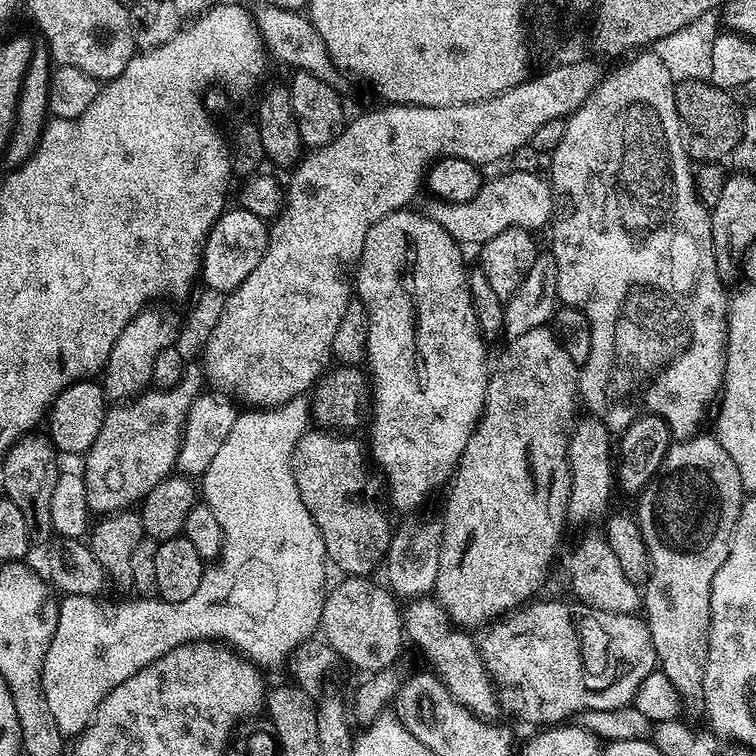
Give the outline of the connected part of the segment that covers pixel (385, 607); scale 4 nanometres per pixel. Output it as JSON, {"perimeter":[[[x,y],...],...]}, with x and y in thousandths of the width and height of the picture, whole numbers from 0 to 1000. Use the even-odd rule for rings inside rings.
{"perimeter":[[[456,761],[452,767],[440,778],[438,774],[429,790],[422,829],[426,841],[429,836],[427,845],[454,874],[478,884],[481,892],[520,882],[537,853],[532,804],[525,790],[507,771],[496,772],[492,765]]]}

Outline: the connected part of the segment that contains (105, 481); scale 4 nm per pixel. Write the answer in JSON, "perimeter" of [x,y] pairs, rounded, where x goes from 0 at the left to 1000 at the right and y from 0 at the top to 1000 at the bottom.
{"perimeter":[[[239,505],[231,513],[221,516],[197,516],[163,537],[148,537],[138,546],[135,569],[130,569],[130,579],[124,579],[124,590],[119,590],[110,604],[108,628],[114,643],[114,664],[118,679],[152,680],[184,668],[209,638],[229,628],[233,606],[238,599],[238,583],[243,566],[243,550],[259,530],[262,515],[250,505]]]}

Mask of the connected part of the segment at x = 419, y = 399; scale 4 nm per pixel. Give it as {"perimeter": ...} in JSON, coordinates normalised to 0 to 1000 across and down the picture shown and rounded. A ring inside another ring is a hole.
{"perimeter":[[[530,278],[519,280],[511,288],[505,288],[484,310],[484,320],[479,325],[476,347],[468,366],[470,390],[481,402],[481,409],[487,417],[487,470],[484,472],[484,492],[489,499],[489,550],[492,545],[492,562],[487,566],[485,591],[492,591],[489,603],[497,607],[500,618],[508,623],[508,630],[513,634],[513,656],[519,660],[519,667],[534,680],[545,680],[549,672],[556,672],[561,667],[561,660],[570,653],[575,646],[586,647],[598,634],[598,627],[603,622],[603,614],[608,608],[611,595],[616,595],[616,585],[622,574],[630,567],[630,560],[635,557],[635,550],[640,546],[640,533],[643,532],[643,516],[646,515],[646,500],[648,496],[648,471],[646,466],[640,440],[632,431],[632,421],[627,415],[627,399],[622,389],[619,368],[622,354],[614,351],[614,339],[610,324],[601,313],[586,303],[579,294],[574,294],[562,283],[545,280],[546,278]]]}

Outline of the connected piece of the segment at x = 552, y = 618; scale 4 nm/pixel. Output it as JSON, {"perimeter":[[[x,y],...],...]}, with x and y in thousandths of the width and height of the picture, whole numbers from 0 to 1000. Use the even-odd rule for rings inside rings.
{"perimeter":[[[714,794],[700,796],[687,807],[668,813],[660,823],[652,824],[649,829],[639,837],[640,848],[634,848],[632,856],[640,870],[640,885],[646,888],[652,906],[657,911],[668,910],[677,915],[677,942],[688,952],[694,952],[698,958],[714,958],[709,960],[735,960],[739,959],[749,947],[766,944],[770,942],[790,942],[791,939],[812,939],[813,937],[829,937],[835,933],[837,922],[841,921],[841,909],[848,905],[860,890],[869,888],[870,874],[865,849],[860,844],[860,833],[856,824],[841,812],[812,812],[802,807],[779,807],[766,798],[745,799],[741,794]]]}

